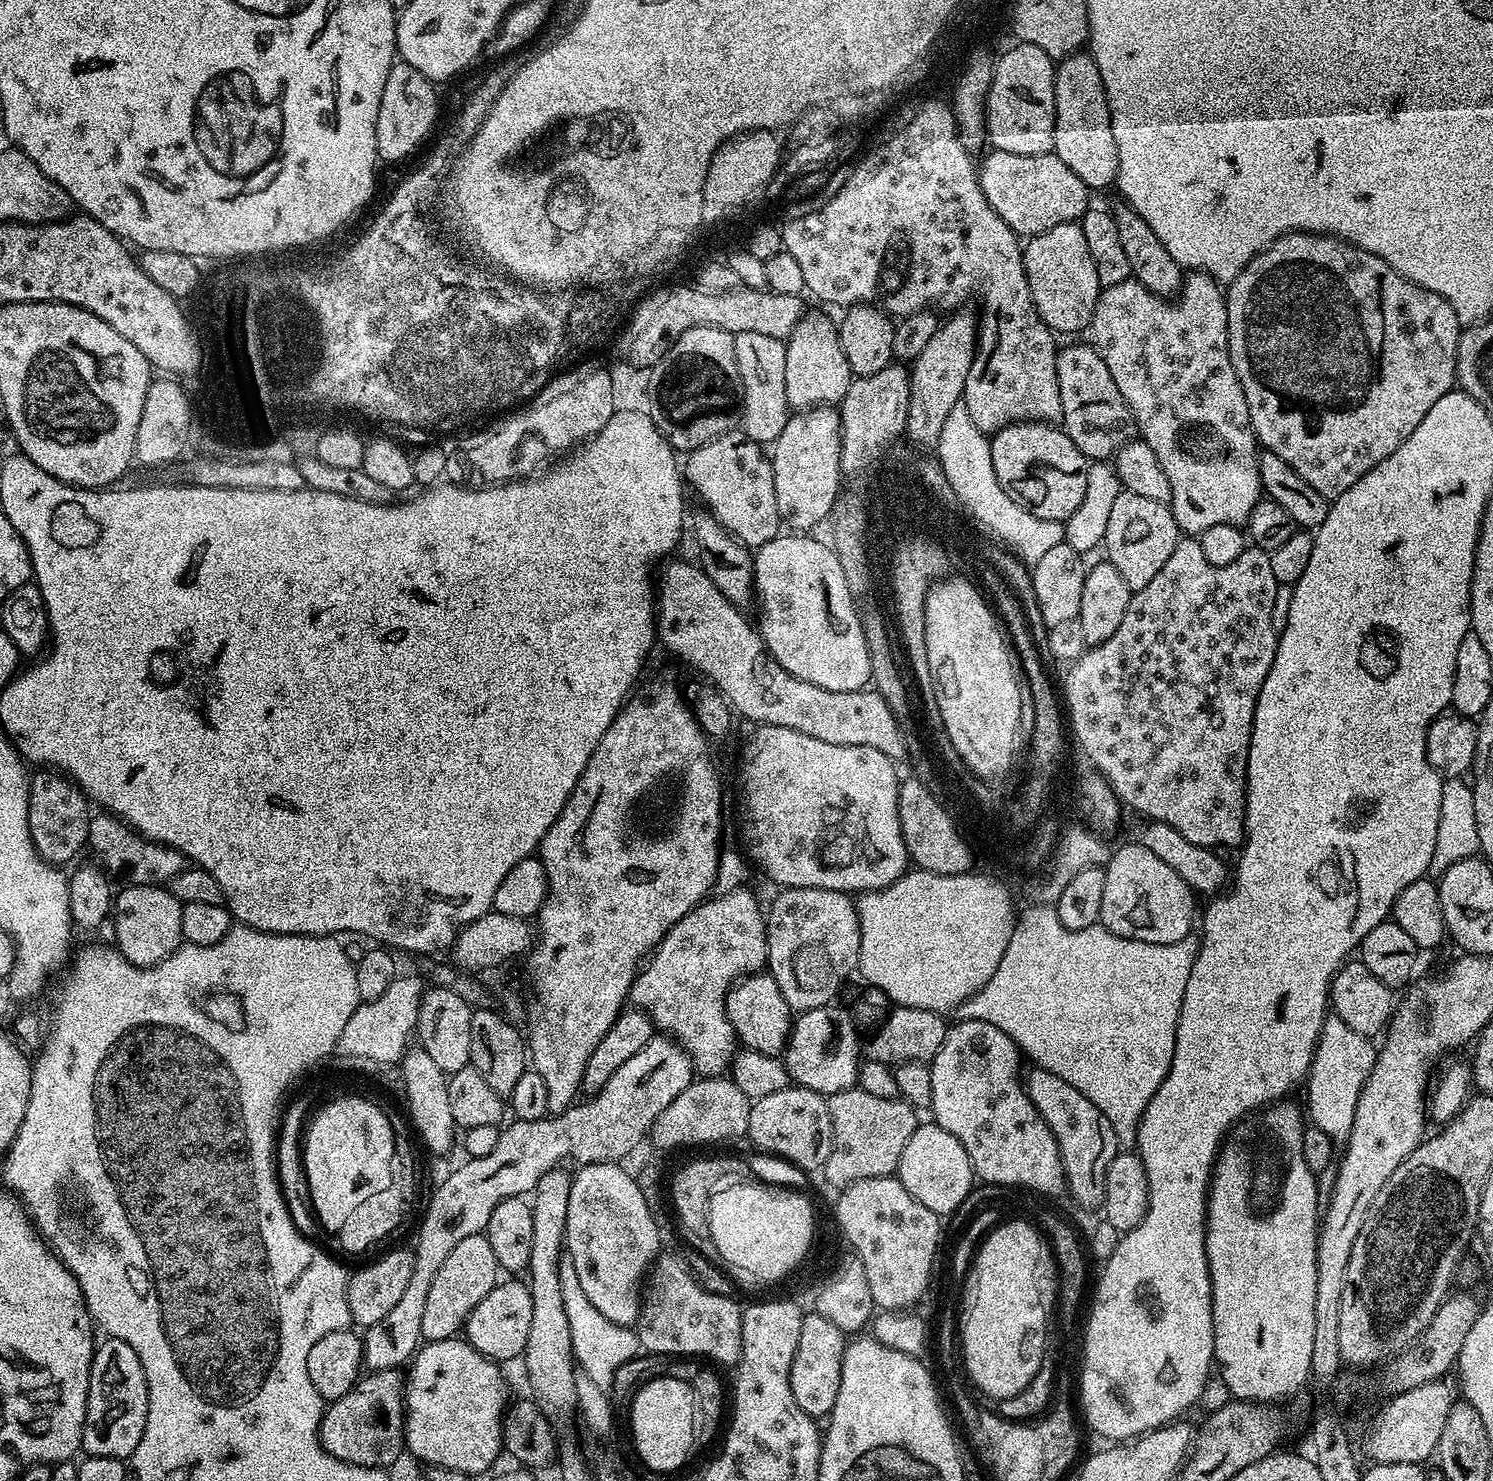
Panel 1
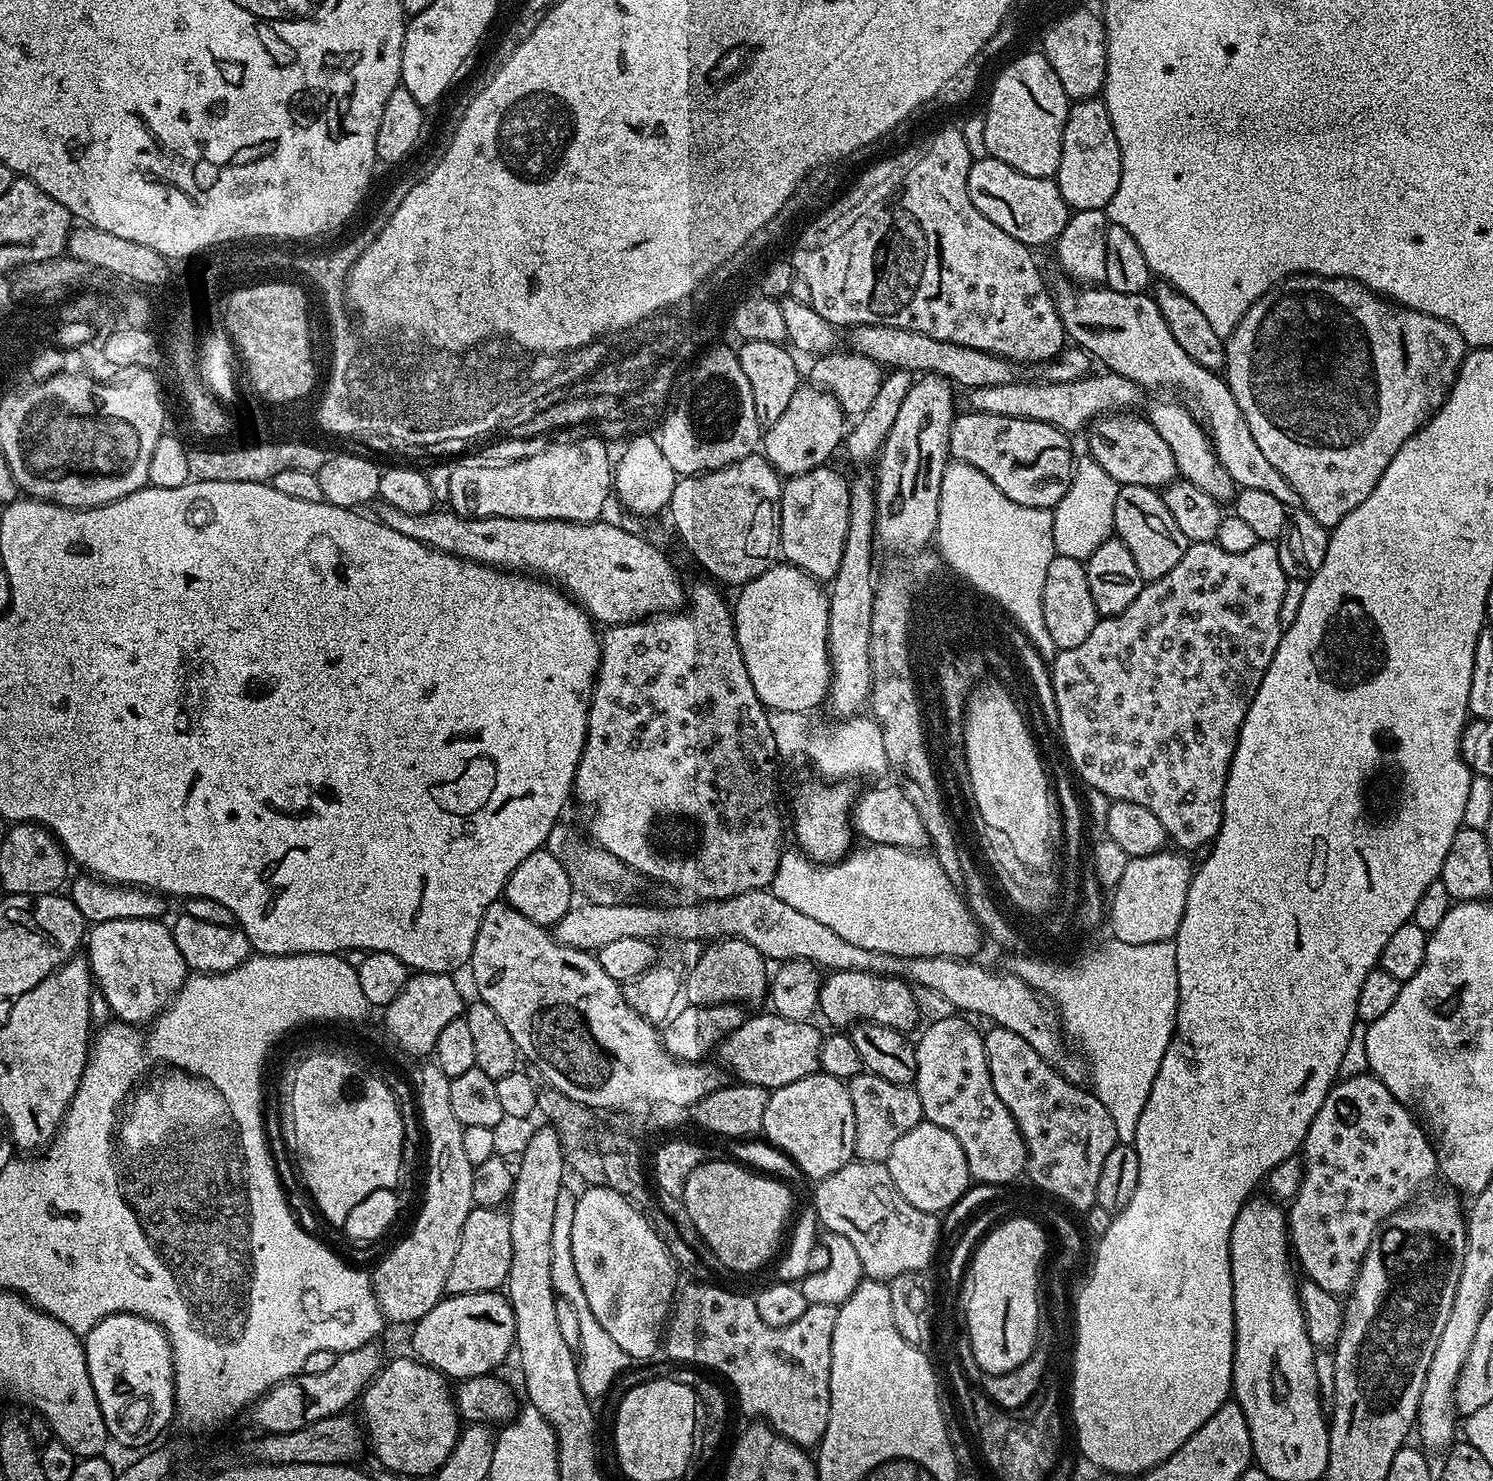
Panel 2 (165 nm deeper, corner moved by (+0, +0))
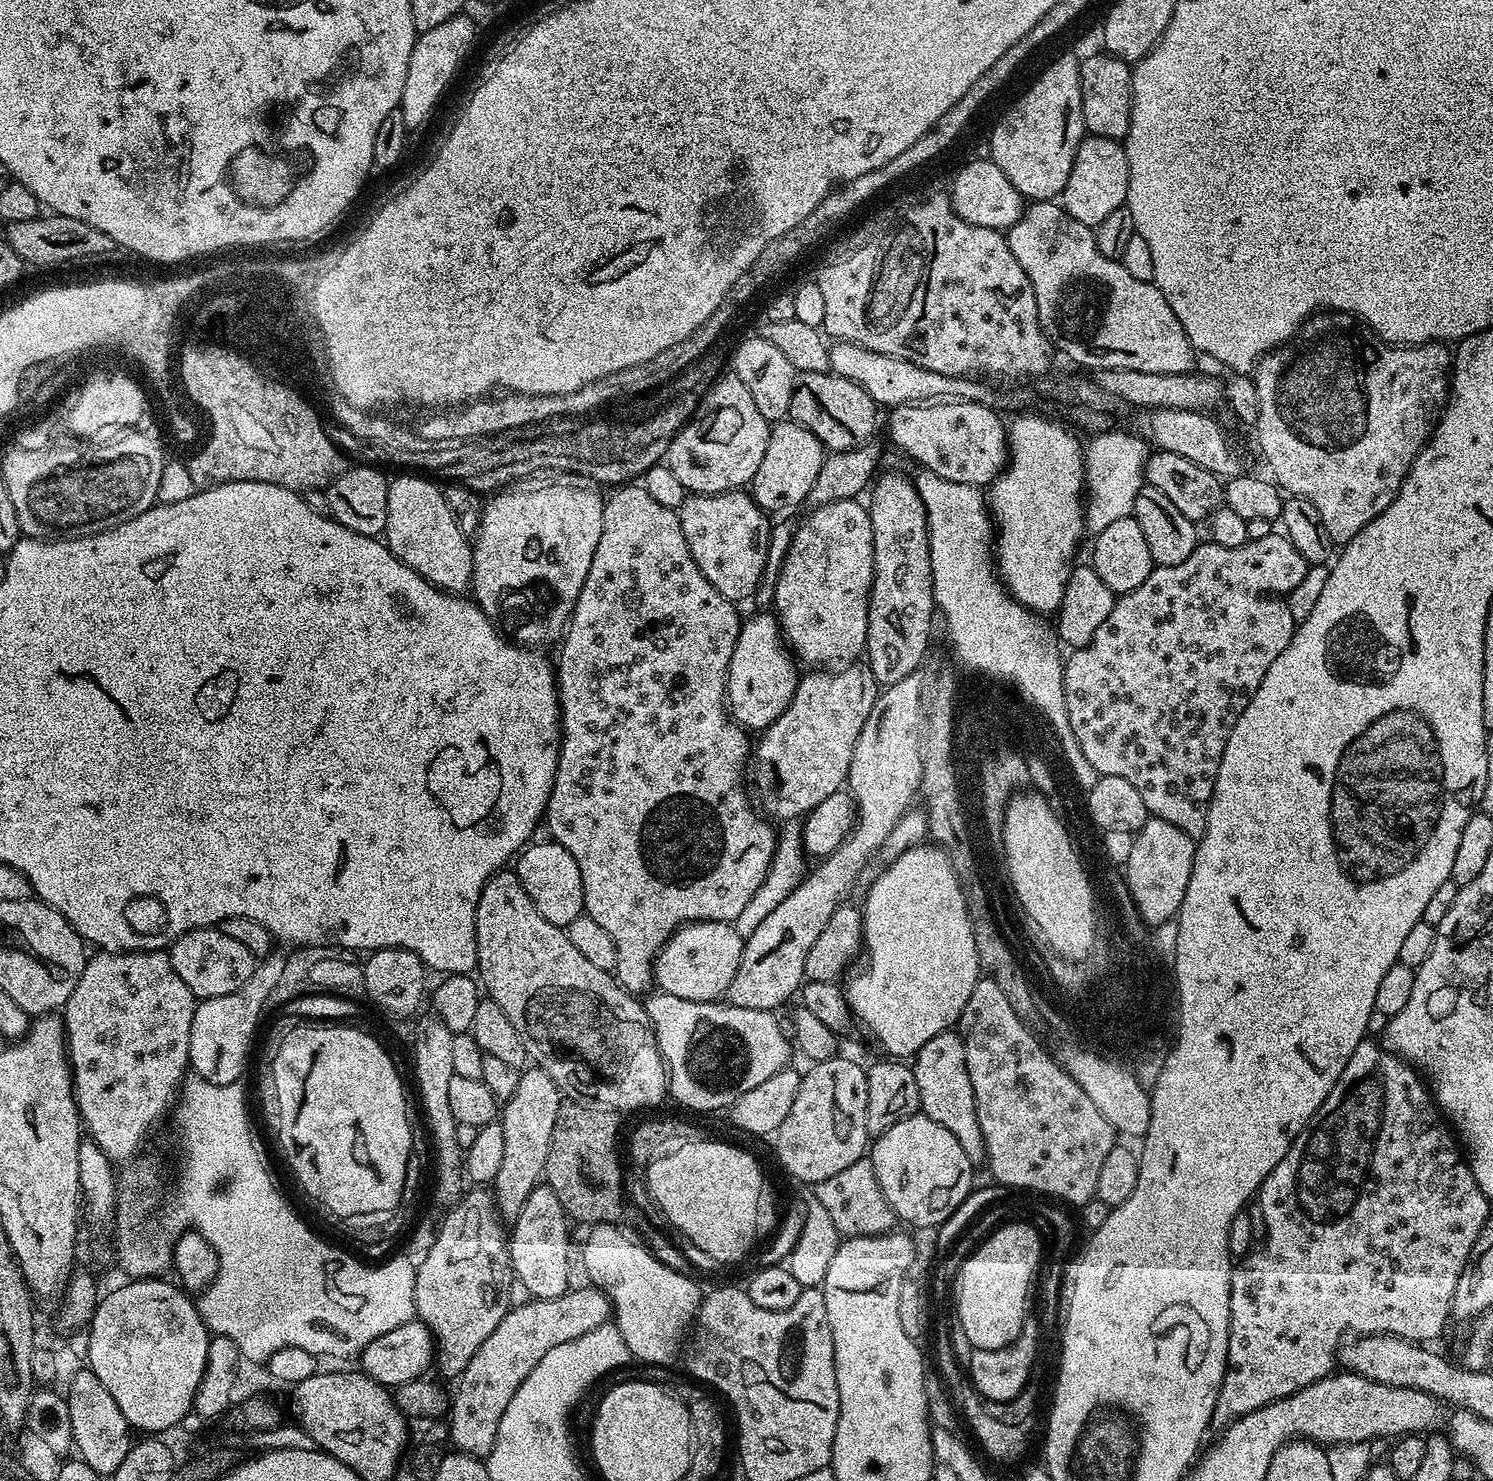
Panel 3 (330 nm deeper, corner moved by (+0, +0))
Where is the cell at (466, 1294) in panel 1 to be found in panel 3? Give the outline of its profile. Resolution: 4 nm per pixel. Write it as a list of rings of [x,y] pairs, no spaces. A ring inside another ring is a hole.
[[[532,1066],[520,1072],[517,1089],[503,1105],[502,1115],[498,1120],[502,1126],[502,1138],[504,1138],[502,1166],[494,1181],[494,1195],[496,1211],[505,1221],[515,1221],[526,1198],[530,1198],[530,1194],[541,1183],[550,1154],[554,1122],[558,1118],[561,1103],[561,1090],[550,1078],[550,1074]]]

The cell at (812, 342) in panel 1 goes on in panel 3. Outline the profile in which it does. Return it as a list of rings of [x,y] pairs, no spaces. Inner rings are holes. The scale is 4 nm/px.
[[[787,418],[773,423],[766,442],[766,454],[750,485],[752,499],[769,514],[803,505],[810,494],[810,486],[814,486],[818,478],[818,470],[822,470],[825,455],[824,444],[810,430],[806,430],[806,426]]]

